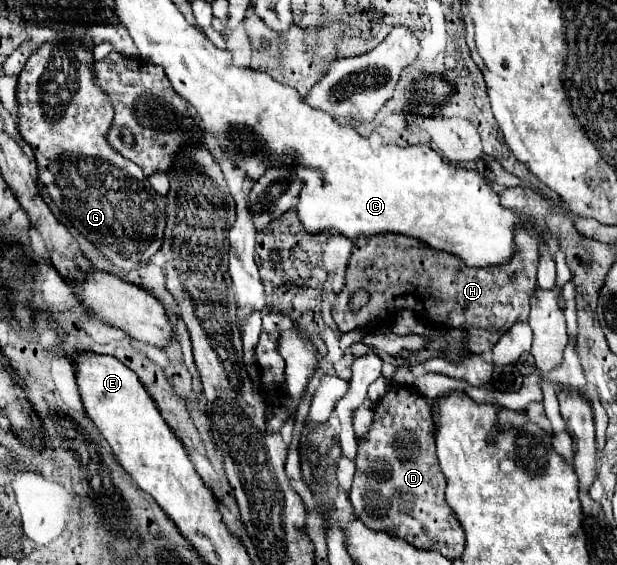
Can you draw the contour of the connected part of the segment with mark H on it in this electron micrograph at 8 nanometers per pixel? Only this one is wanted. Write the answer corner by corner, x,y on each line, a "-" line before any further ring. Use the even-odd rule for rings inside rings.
524,229
516,231
516,243
522,249
516,253
518,257
512,257
512,261
504,265
504,269
468,269
458,257
440,253
408,235
360,235
354,239
344,287
332,305
332,319
340,333
348,333
354,329
366,329
380,319
384,321
384,313
394,315
402,309
412,309
434,325
464,329
470,353
488,351
514,323
528,321
530,295
536,289
540,255
534,239
524,233
-
356,289
366,289
370,293
368,305
360,311
350,309
350,295
-
420,293
448,293
448,297
420,297
-
428,301
434,301
438,309

